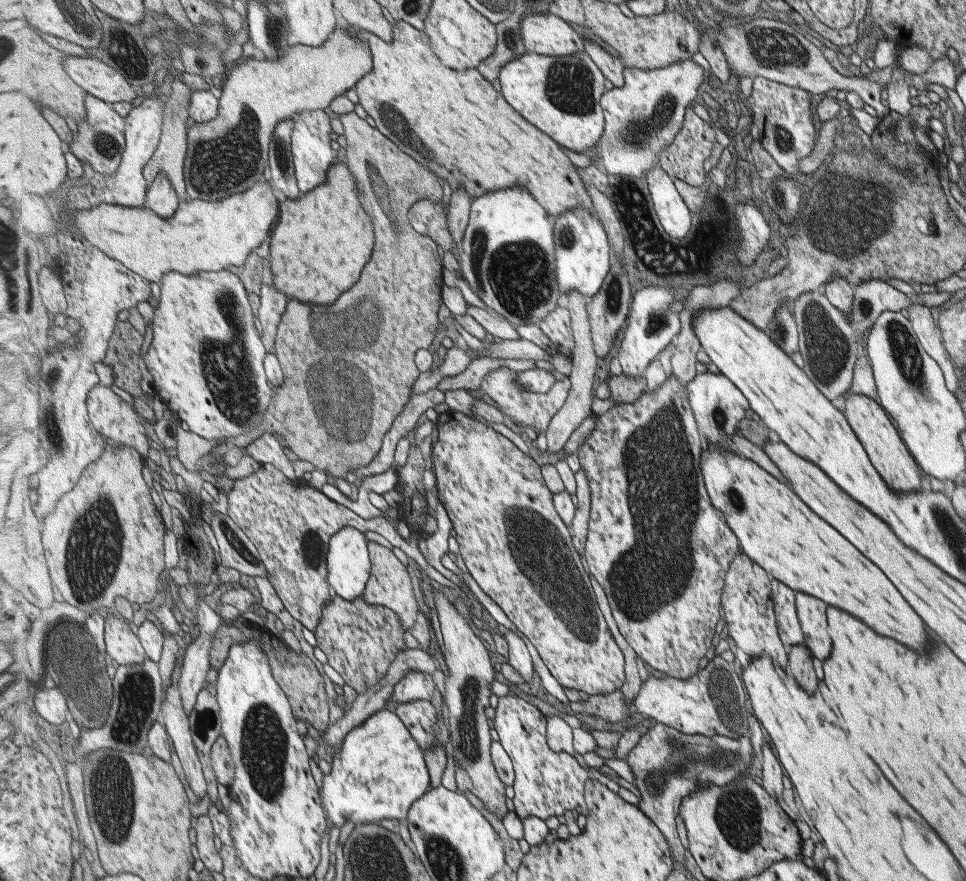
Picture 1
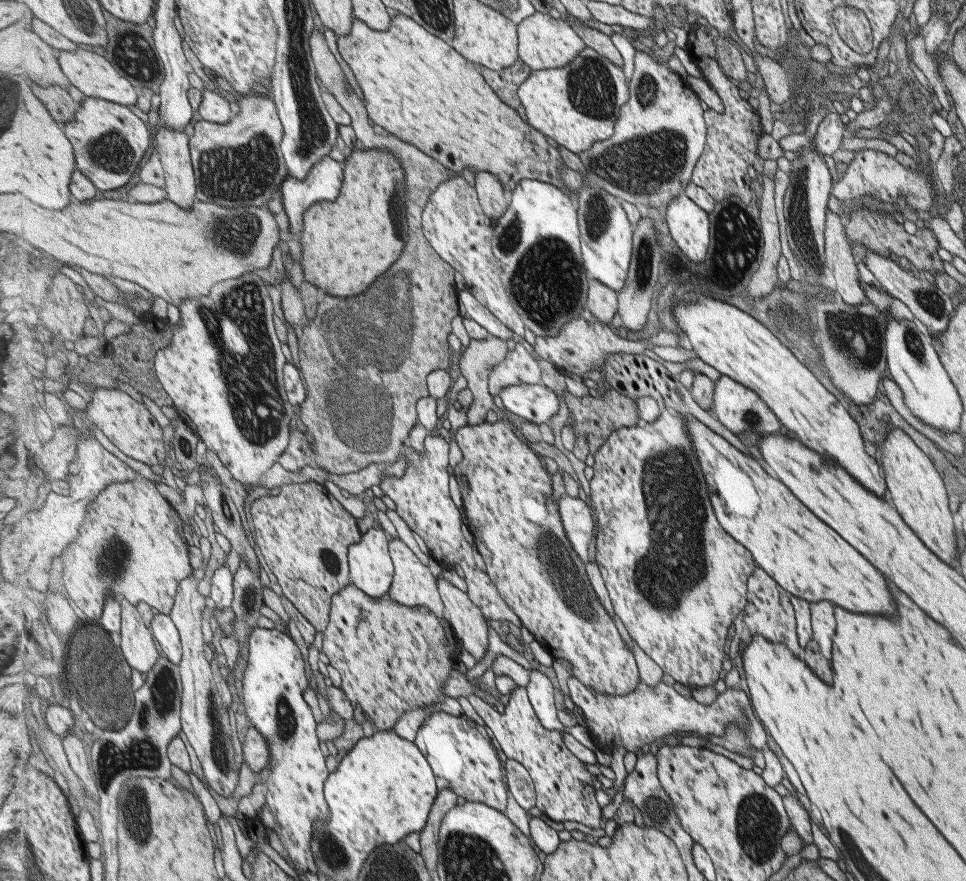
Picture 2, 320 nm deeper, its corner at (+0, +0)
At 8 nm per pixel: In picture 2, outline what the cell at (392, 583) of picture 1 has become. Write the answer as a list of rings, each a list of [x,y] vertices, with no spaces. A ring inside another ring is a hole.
[[[391,539],[390,550],[392,557],[396,564],[394,584],[388,592],[391,598],[397,602],[403,603],[410,607],[426,606],[429,607],[434,613],[438,614],[441,618],[445,614],[445,603],[443,602],[439,590],[439,577],[433,576],[433,572],[429,570],[429,566],[423,564],[419,560],[419,556],[415,556],[415,552],[400,539]]]

